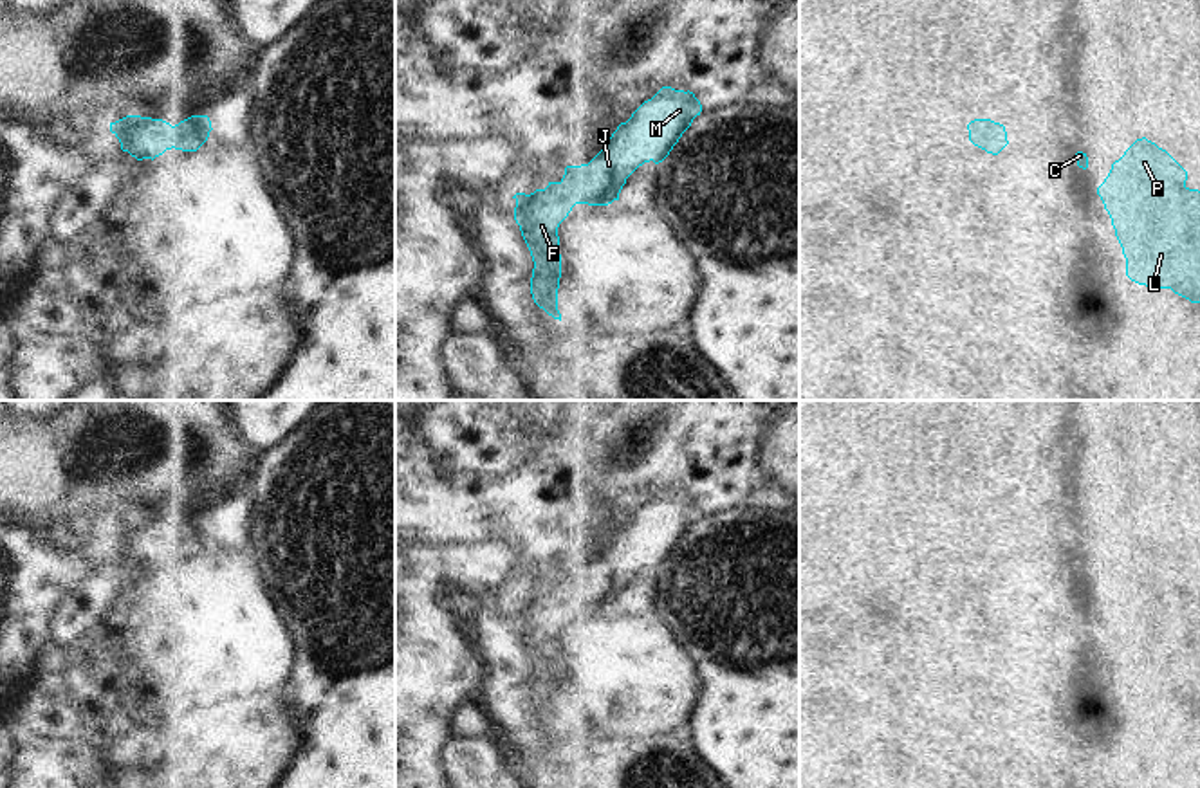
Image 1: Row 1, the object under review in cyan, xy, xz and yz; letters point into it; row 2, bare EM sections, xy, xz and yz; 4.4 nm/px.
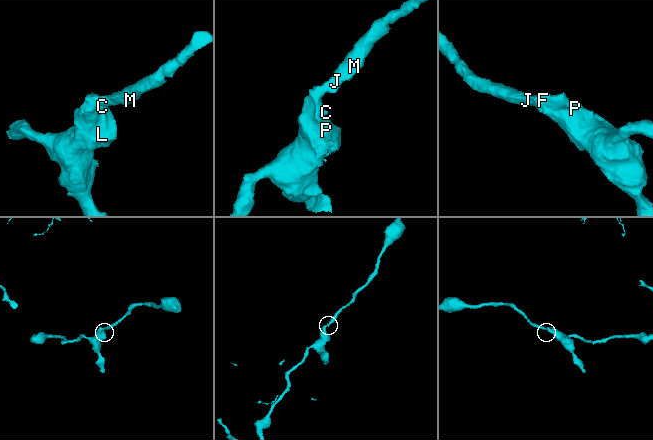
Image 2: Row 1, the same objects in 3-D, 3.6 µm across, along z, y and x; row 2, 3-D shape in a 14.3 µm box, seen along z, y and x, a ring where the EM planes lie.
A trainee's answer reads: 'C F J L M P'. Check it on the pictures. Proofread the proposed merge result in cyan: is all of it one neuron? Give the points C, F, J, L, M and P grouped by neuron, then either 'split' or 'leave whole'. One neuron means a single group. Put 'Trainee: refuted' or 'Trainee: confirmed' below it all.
C F J L M P | leave whole
Trainee: confirmed

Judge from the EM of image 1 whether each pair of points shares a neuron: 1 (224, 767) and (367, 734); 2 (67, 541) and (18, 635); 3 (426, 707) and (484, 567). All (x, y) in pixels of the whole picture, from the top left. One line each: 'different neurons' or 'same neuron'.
1: different neurons
2: different neurons
3: same neuron

